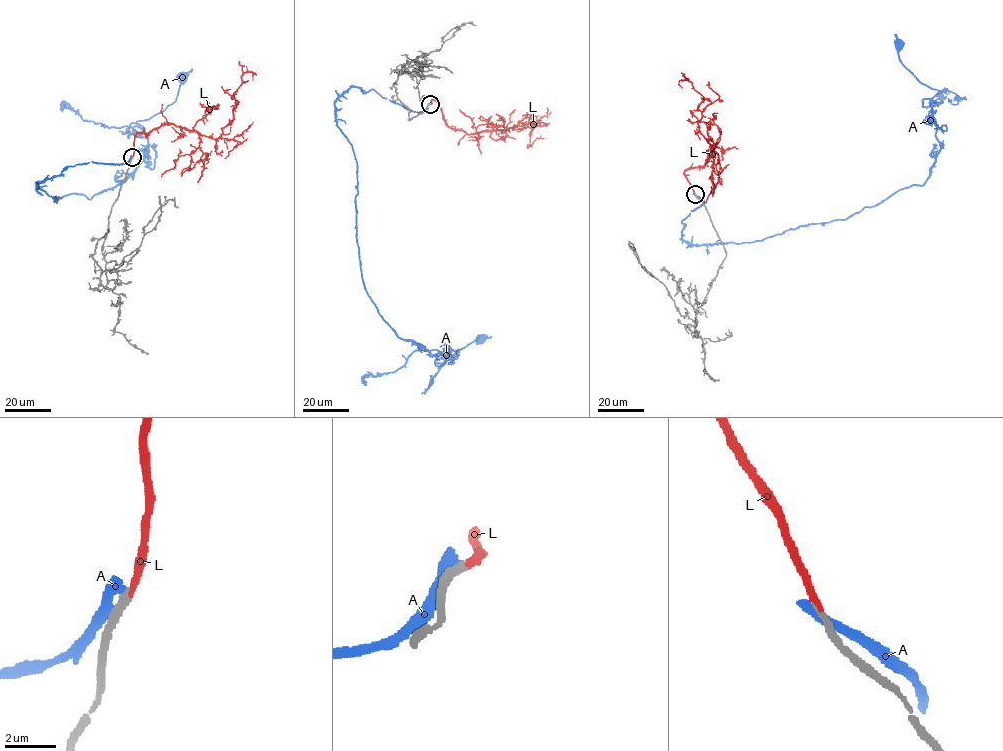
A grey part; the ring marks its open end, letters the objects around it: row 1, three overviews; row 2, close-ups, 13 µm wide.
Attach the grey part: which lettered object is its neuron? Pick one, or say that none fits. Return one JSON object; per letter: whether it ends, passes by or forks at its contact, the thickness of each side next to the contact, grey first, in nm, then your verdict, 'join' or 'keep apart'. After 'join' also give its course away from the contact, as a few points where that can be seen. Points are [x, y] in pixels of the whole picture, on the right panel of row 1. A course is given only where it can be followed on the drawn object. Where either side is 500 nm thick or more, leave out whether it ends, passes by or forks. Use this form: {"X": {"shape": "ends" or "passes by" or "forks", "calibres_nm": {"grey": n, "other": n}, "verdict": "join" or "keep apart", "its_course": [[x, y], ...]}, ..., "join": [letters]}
{"A": {"shape": "ends", "calibres_nm": {"grey": 280, "other": 420}, "verdict": "keep apart"}, "L": {"shape": "ends", "calibres_nm": {"grey": 280, "other": 220}, "verdict": "join", "its_course": [[694, 194], [684, 172], [702, 167], [715, 145], [699, 129], [711, 102], [687, 80], [679, 80], [682, 88]]}, "join": ["L"]}

